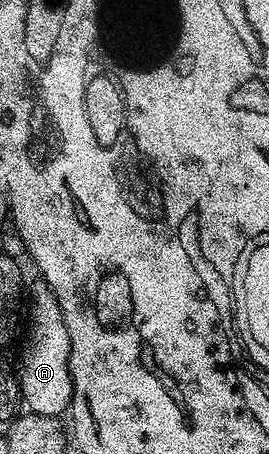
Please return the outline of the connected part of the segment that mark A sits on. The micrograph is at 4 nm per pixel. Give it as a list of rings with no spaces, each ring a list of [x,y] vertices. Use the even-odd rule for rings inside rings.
[[[37,281],[31,284],[30,299],[32,304],[27,304],[26,315],[32,318],[32,324],[28,327],[28,344],[24,347],[24,356],[18,366],[18,378],[20,381],[20,397],[23,406],[34,415],[50,415],[60,417],[71,408],[72,405],[72,374],[70,373],[70,333],[66,330],[66,321],[62,317],[62,305],[58,305],[58,297],[48,287],[47,283]]]

